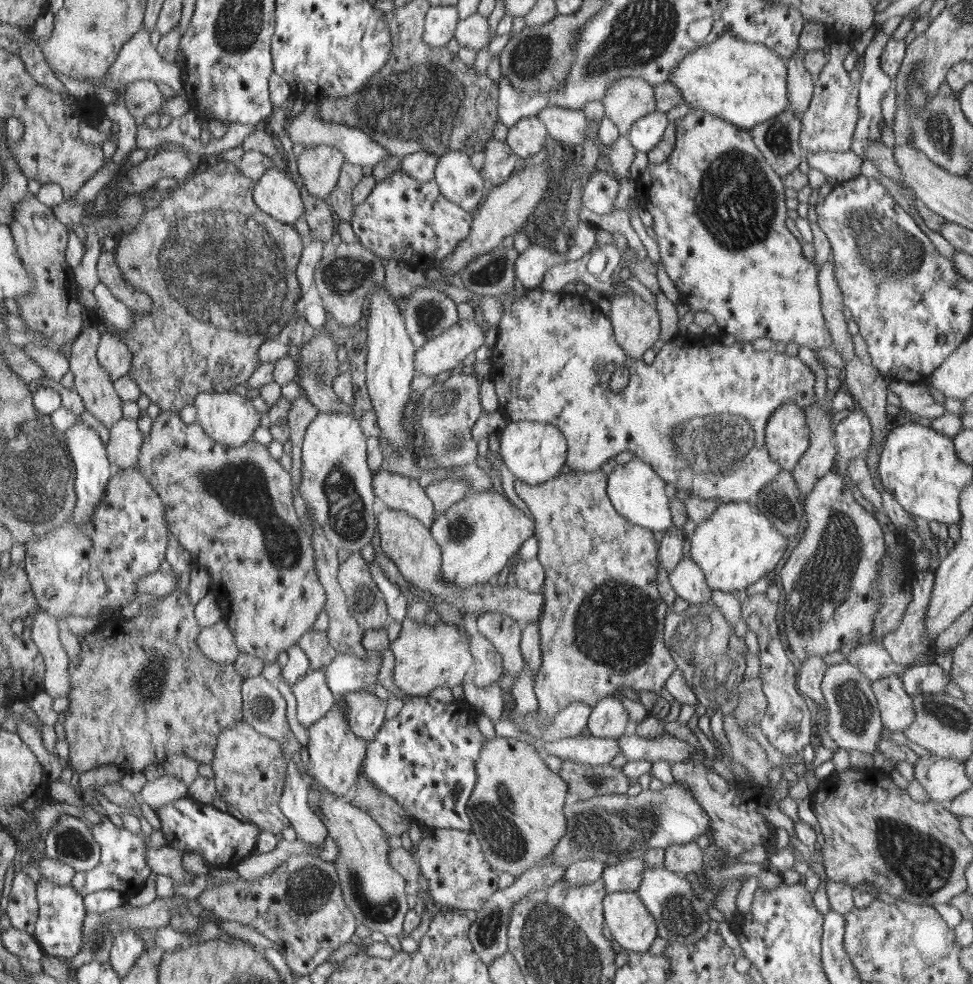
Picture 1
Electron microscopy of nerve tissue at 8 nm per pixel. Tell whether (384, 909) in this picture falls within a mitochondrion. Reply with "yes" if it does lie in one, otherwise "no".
yes

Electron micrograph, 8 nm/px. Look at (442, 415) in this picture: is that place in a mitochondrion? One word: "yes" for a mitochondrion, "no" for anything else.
yes

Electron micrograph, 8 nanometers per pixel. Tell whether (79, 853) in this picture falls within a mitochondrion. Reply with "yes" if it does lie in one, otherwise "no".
yes

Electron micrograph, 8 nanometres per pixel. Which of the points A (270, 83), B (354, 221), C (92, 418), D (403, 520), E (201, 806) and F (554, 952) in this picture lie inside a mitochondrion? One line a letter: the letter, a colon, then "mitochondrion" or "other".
A: other
B: other
C: other
D: other
E: other
F: mitochondrion

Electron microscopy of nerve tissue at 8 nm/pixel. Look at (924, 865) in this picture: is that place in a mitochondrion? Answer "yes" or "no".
yes

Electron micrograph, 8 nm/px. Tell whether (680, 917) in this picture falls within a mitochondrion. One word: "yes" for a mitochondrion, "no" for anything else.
yes

